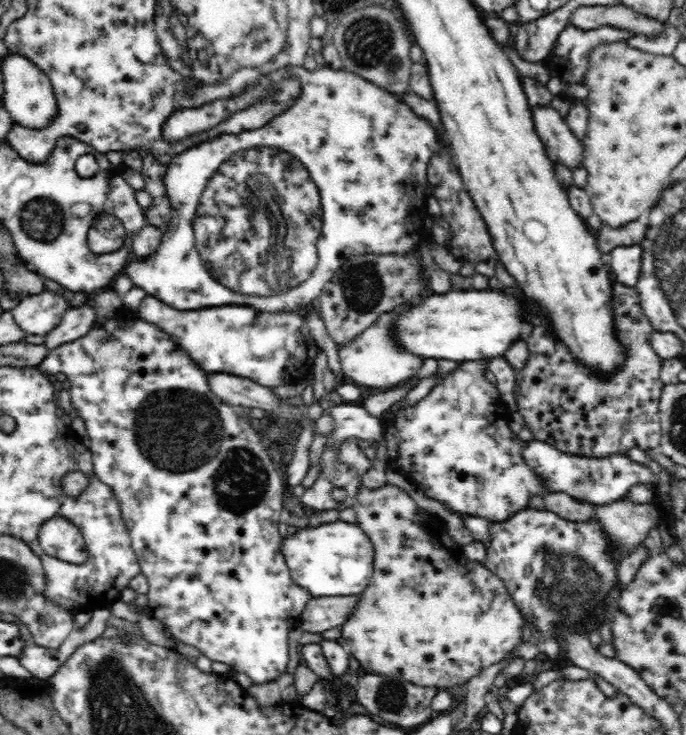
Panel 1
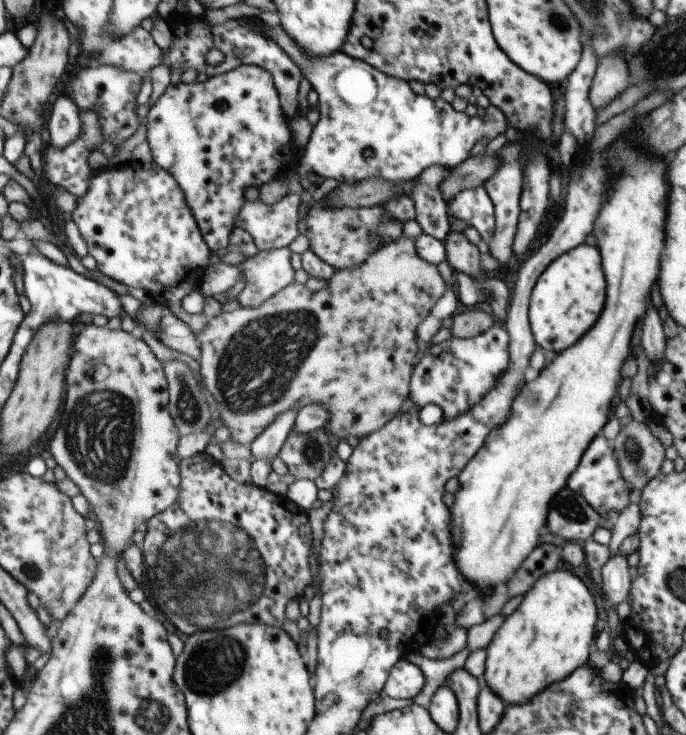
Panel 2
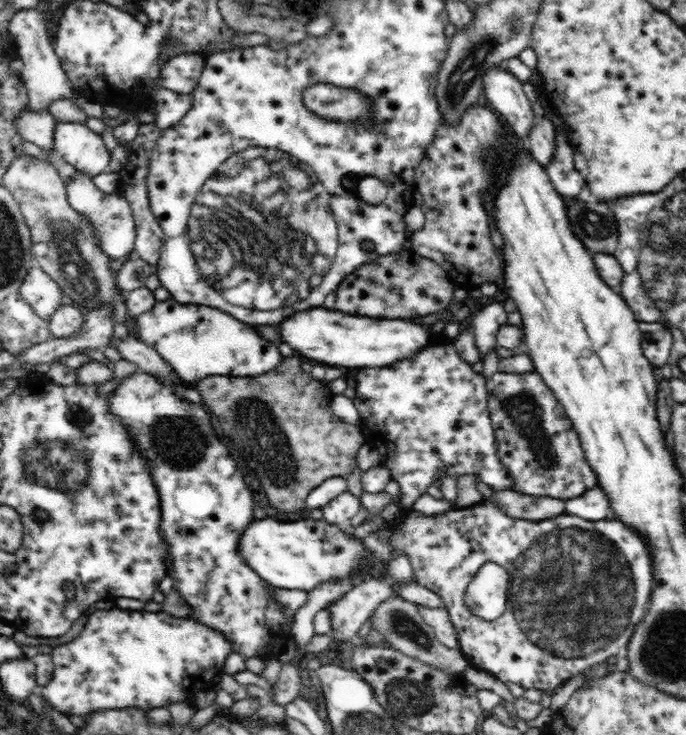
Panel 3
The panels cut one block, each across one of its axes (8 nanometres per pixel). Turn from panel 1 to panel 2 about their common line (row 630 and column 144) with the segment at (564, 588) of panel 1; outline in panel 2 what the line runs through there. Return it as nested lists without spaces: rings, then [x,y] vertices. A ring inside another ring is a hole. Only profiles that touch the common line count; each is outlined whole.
[[[204,452],[185,458],[179,461],[180,486],[178,498],[175,503],[166,510],[153,516],[147,523],[147,535],[142,542],[142,549],[145,556],[145,564],[149,569],[150,584],[154,584],[153,596],[158,611],[165,613],[168,620],[187,635],[195,632],[202,632],[206,628],[230,628],[240,623],[265,624],[266,626],[281,628],[284,622],[284,609],[292,599],[299,600],[304,589],[313,584],[312,572],[310,571],[310,548],[312,547],[312,528],[307,518],[307,511],[301,509],[287,496],[275,495],[265,488],[257,487],[254,484],[240,484],[234,481],[221,467],[220,462],[212,455]]]

